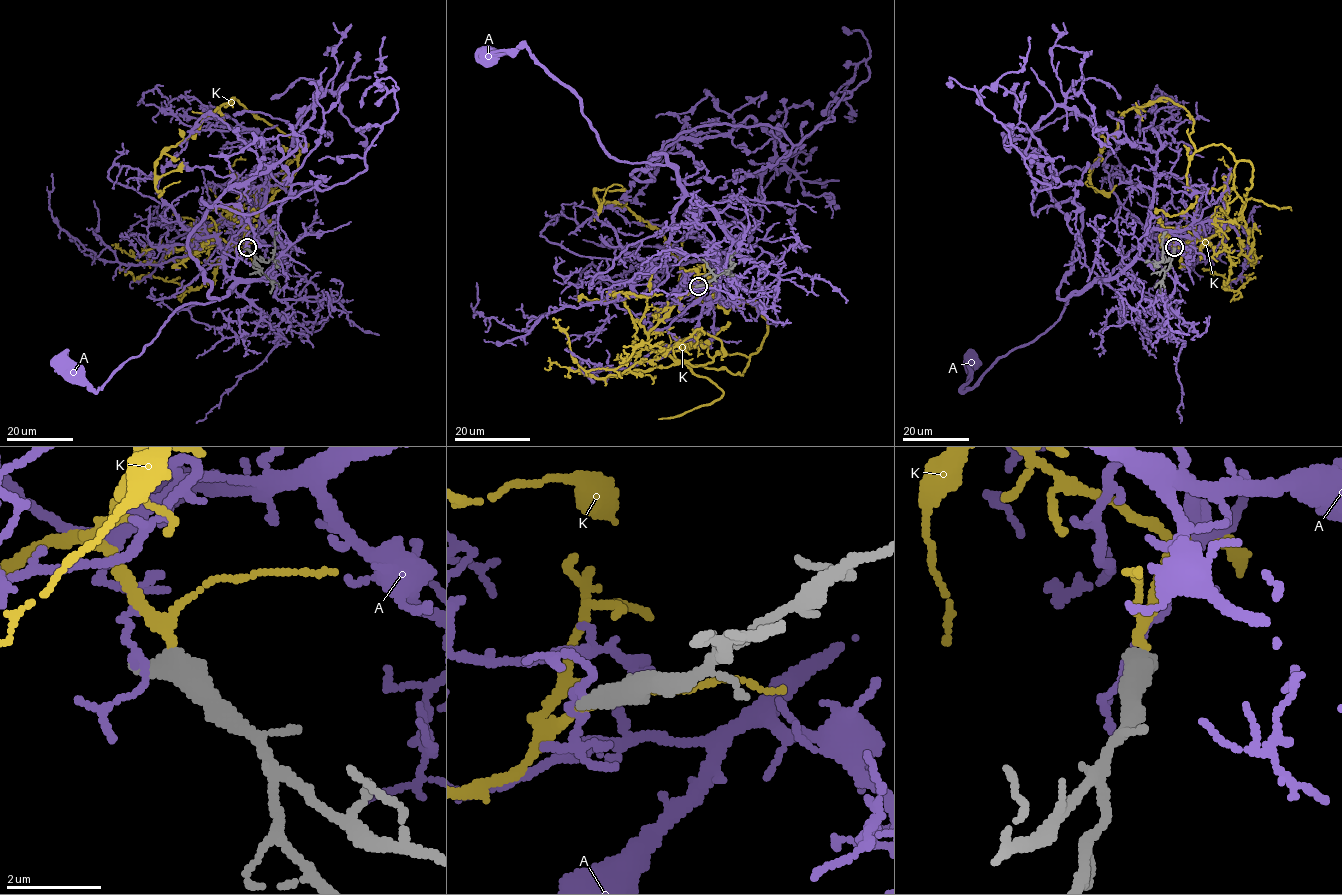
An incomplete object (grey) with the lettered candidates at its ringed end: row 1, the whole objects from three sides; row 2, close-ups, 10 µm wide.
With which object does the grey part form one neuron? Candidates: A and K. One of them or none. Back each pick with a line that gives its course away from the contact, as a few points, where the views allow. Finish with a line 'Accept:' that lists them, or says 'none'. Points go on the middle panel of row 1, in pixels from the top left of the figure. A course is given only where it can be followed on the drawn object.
K: Its course: (698, 286), (646, 346), (694, 366), (761, 347), (756, 308), (709, 307), (657, 228), (594, 193), (622, 187)
Accept: K

